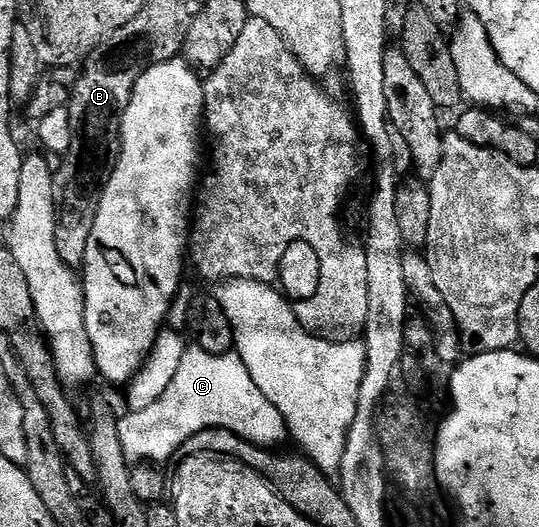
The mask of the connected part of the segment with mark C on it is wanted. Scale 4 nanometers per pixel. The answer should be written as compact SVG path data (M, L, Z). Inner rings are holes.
M193 345L185 349L182 365L166 392L150 408L128 410L125 415L119 419L117 428L122 449L132 464L164 464L167 458L175 459L182 444L203 430L229 430L261 448L279 447L279 442L287 443L290 438L282 412L262 396L239 354L211 354Z

